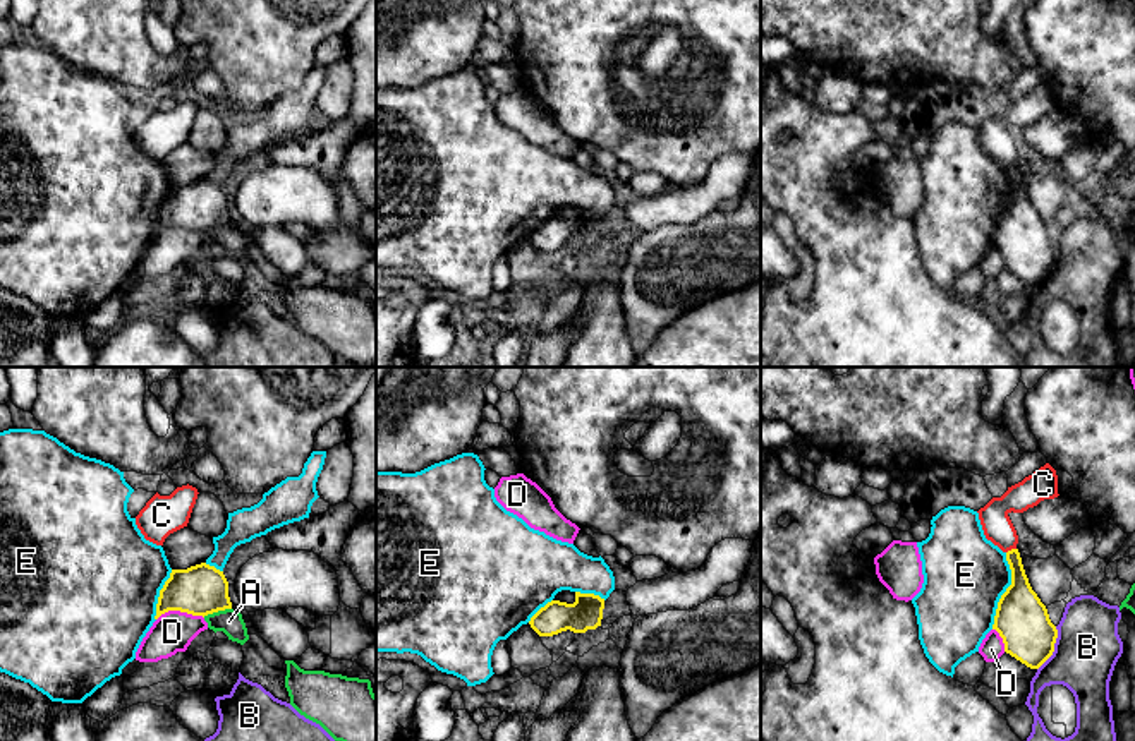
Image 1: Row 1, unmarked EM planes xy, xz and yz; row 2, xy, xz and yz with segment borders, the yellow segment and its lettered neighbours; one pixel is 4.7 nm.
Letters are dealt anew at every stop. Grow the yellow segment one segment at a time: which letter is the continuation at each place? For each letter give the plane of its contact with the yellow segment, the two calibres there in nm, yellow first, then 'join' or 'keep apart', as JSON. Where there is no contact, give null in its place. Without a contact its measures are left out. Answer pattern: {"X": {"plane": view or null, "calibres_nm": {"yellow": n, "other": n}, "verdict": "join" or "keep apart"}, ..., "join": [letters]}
{"A": {"plane": "xy", "calibres_nm": {"yellow": 240, "other": 120}, "verdict": "keep apart"}, "B": {"plane": "yz", "calibres_nm": {"yellow": 240, "other": 300}, "verdict": "keep apart"}, "C": {"plane": "yz", "calibres_nm": {"yellow": 160, "other": 140}, "verdict": "keep apart"}, "D": {"plane": "xy", "calibres_nm": {"yellow": 240, "other": 190}, "verdict": "keep apart"}, "E": {"plane": "yz", "calibres_nm": {"yellow": 240, "other": 380}, "verdict": "keep apart"}, "join": []}

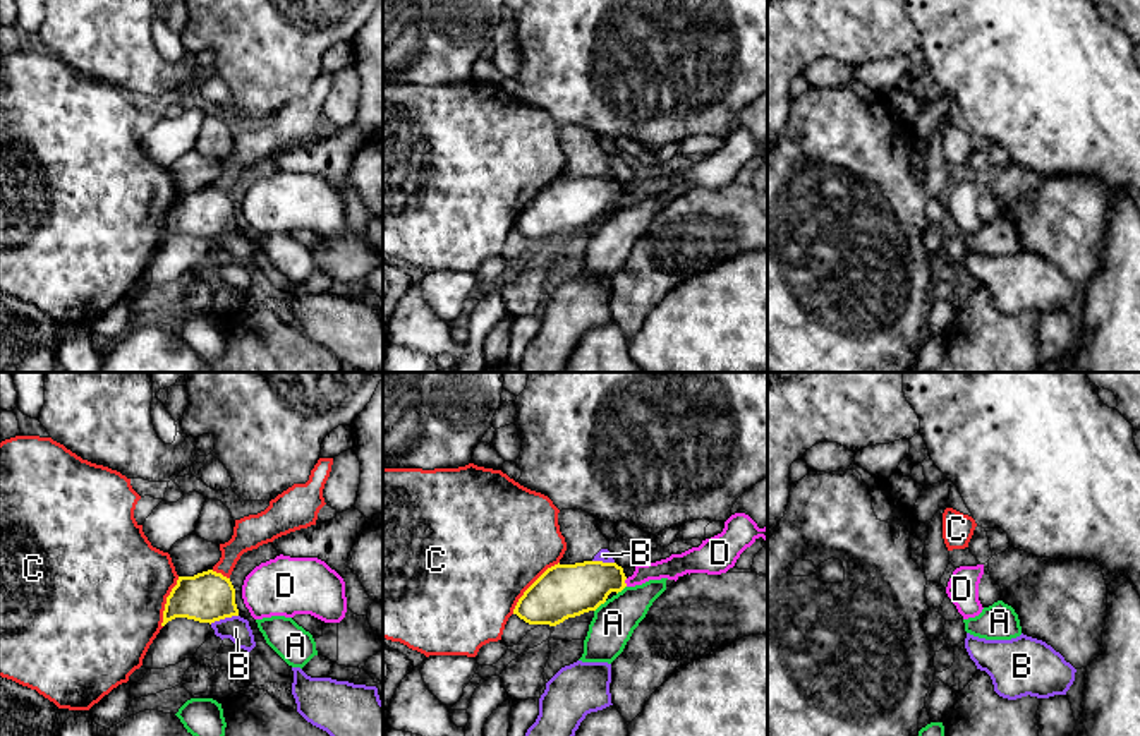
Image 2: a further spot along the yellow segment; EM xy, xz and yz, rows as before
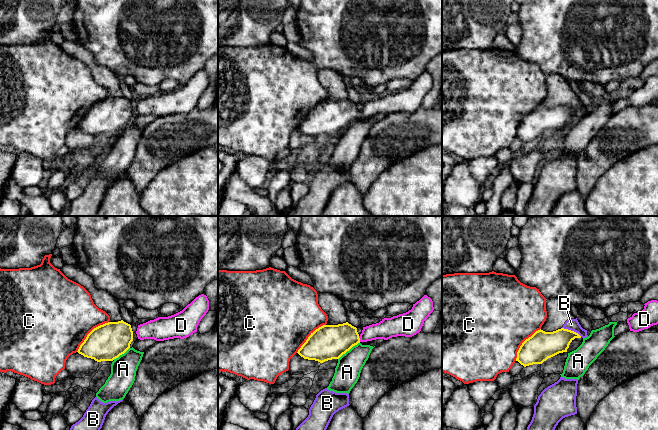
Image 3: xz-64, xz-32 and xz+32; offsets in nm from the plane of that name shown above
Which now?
{"A": {"plane": "xz", "calibres_nm": {"yellow": 260, "other": 200}, "verdict": "keep apart"}, "B": {"plane": "xy", "calibres_nm": {"yellow": 240, "other": 120}, "verdict": "keep apart"}, "C": {"plane": "xz", "calibres_nm": {"yellow": 260, "other": 500}, "verdict": "keep apart"}, "D": {"plane": "xz", "calibres_nm": {"yellow": 240, "other": 110}, "verdict": "join"}, "join": ["D"]}

